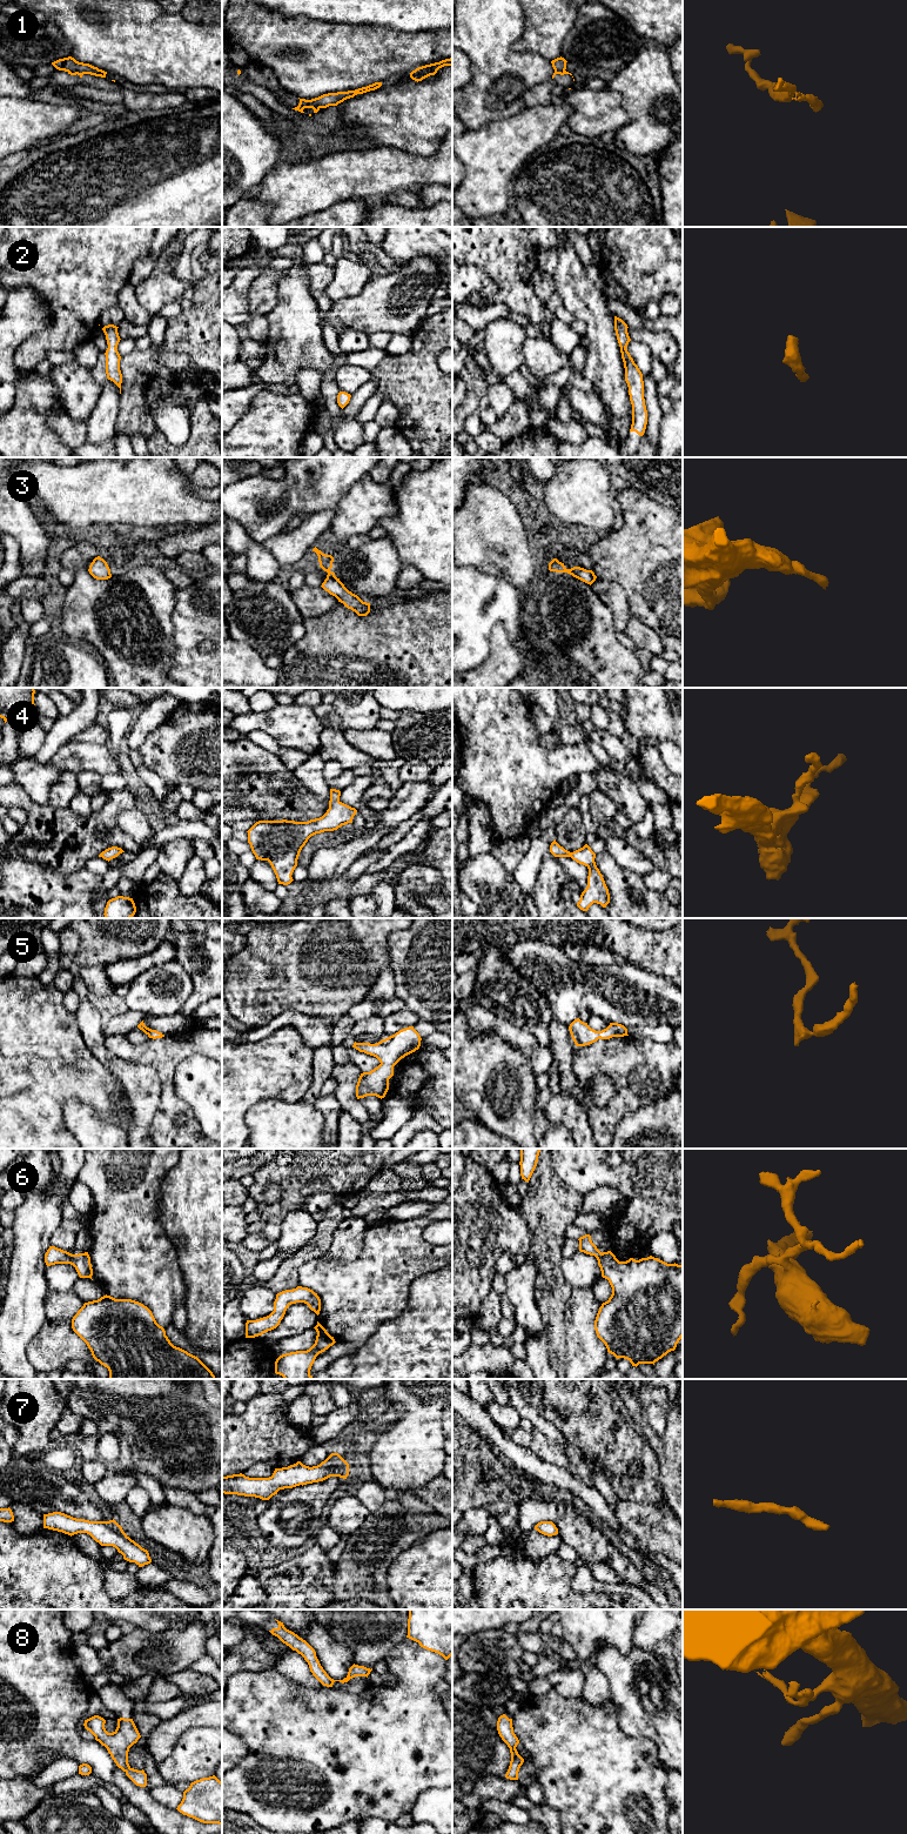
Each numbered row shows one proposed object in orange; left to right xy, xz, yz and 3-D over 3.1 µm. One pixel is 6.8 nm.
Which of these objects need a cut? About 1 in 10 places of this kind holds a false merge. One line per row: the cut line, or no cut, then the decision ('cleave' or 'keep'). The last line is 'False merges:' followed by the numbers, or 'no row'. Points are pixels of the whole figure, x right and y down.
1: cut in xz along (306, 100), (318, 108); cleave
2: no cut; keep
3: no cut; keep
4: no cut; keep
5: no cut; keep
6: no cut; keep
7: no cut; keep
8: no cut; keep
False merges: 1

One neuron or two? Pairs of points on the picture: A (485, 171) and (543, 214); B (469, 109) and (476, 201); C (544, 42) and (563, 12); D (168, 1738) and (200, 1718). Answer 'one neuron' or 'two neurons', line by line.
A: two neurons
B: two neurons
C: one neuron
D: one neuron

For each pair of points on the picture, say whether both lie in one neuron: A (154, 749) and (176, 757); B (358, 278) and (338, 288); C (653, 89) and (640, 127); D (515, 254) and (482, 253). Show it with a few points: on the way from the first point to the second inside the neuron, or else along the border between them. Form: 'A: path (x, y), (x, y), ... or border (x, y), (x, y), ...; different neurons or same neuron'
A: path (160, 750), (170, 751); same neuron
B: path (354, 278), (343, 286); same neuron
C: path (650, 99), (645, 118); same neuron
D: path (506, 254), (490, 253); same neuron

